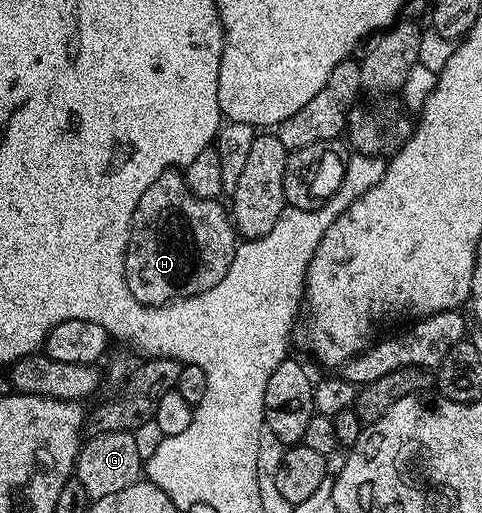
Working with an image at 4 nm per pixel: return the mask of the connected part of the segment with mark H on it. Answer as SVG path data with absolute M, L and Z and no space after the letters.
M164 171L159 177L153 177L149 185L144 186L142 191L142 199L136 201L134 207L134 215L130 218L130 228L128 230L128 250L122 259L122 272L126 275L126 283L128 284L128 295L133 297L137 305L169 305L172 301L178 301L181 297L193 297L202 291L210 291L210 287L214 287L221 279L228 274L230 267L234 263L234 255L238 244L238 234L236 226L232 223L229 210L220 206L219 200L211 201L210 199L202 199L198 195L194 195L188 190L188 184L184 181L183 172L180 171Z

